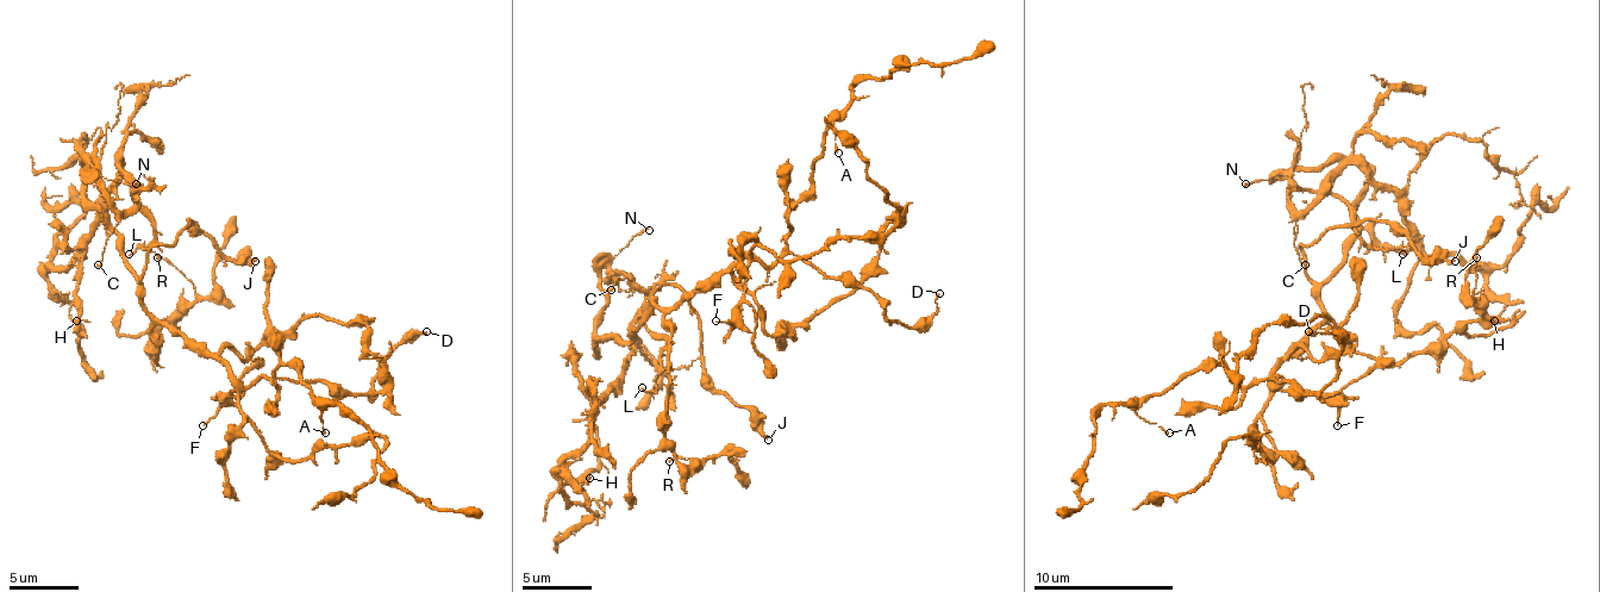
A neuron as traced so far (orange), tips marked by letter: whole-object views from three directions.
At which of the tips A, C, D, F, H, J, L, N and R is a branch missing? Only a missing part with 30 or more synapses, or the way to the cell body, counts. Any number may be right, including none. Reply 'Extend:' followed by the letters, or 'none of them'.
Extend: N

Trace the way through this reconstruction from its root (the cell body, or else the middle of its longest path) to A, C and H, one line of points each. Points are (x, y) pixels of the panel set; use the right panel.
A: (1354, 237), (1319, 290), (1323, 317), (1274, 369), (1281, 384), (1189, 369), (1137, 411), (1169, 432)
C: (1354, 237), (1354, 201), (1368, 170), (1337, 160), (1287, 170), (1294, 250), (1305, 265)
H: (1354, 237), (1364, 167), (1283, 174), (1301, 212), (1357, 163), (1427, 254), (1487, 275), (1494, 321)

